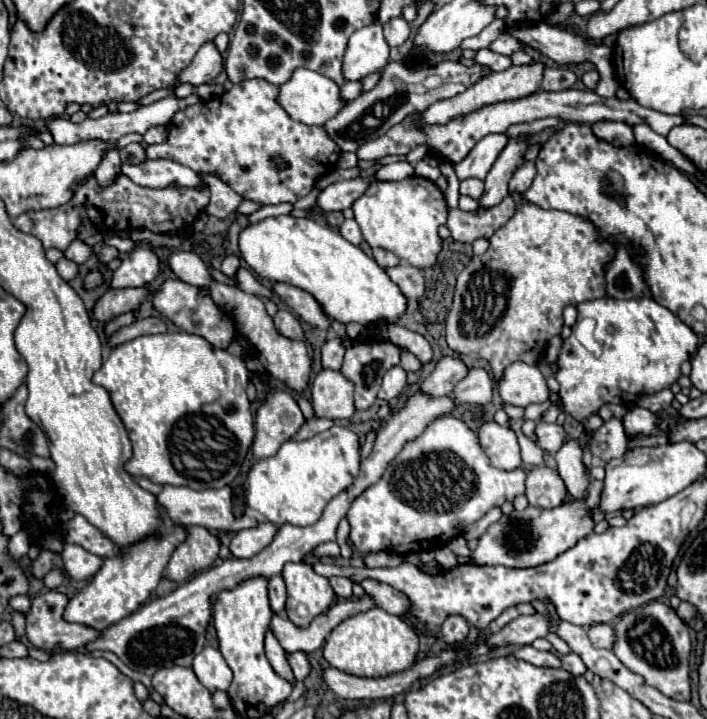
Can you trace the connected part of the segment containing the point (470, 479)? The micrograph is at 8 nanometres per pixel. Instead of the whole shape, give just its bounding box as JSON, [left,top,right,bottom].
[347,416,525,554]

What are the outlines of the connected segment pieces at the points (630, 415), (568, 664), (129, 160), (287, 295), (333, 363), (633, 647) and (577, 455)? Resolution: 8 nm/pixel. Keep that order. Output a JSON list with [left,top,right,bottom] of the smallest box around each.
[[623,406,659,436],[561,654,587,676],[119,142,147,166],[273,282,329,328],[321,338,345,370],[613,602,691,702],[557,440,589,498]]

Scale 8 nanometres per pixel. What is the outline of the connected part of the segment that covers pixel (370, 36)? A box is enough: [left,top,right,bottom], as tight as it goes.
[343,22,389,80]

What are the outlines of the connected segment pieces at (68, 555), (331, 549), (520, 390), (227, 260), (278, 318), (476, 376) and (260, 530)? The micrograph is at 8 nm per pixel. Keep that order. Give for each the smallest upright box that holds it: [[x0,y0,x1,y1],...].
[[61,544,103,580],[313,542,339,558],[497,362,549,408],[219,254,241,276],[275,310,305,342],[451,368,493,406],[231,520,277,558]]

